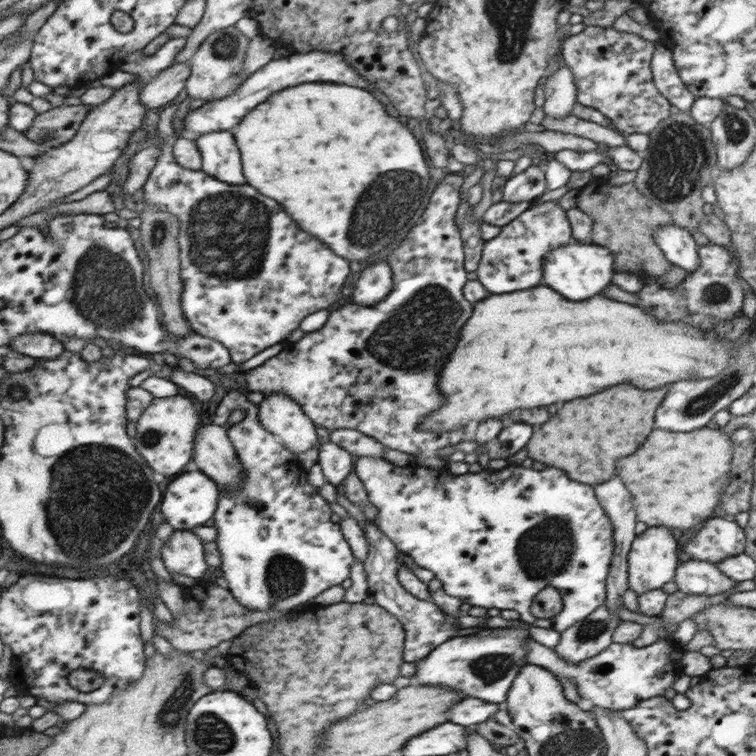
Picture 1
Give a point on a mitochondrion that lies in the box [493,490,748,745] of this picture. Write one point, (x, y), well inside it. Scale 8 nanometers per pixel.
(548, 548)

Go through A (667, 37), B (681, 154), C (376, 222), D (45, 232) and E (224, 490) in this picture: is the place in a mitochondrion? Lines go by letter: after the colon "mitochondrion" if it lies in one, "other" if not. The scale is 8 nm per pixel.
A: other
B: mitochondrion
C: mitochondrion
D: other
E: other

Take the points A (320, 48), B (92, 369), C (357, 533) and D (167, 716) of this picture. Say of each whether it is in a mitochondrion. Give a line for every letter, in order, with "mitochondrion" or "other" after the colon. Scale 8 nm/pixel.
A: other
B: other
C: other
D: mitochondrion

